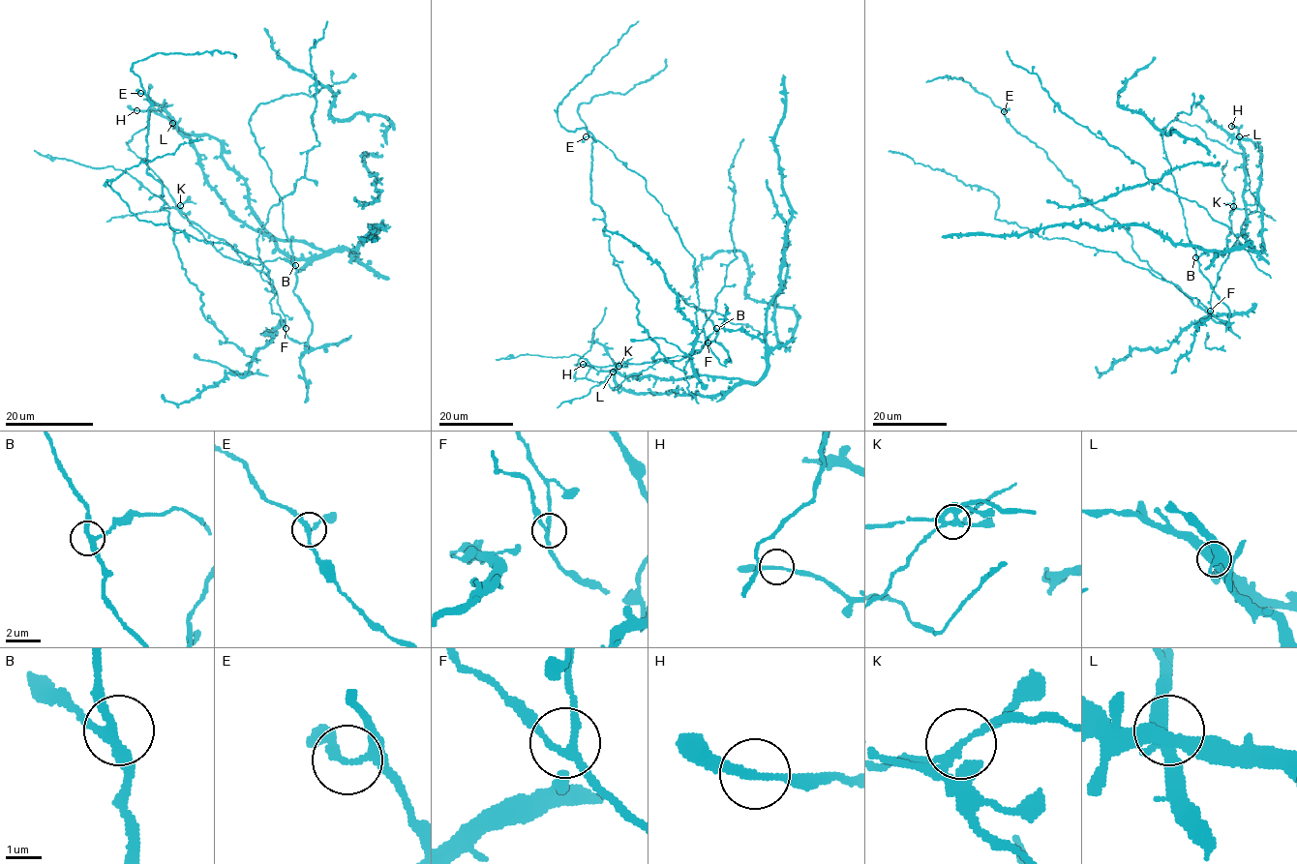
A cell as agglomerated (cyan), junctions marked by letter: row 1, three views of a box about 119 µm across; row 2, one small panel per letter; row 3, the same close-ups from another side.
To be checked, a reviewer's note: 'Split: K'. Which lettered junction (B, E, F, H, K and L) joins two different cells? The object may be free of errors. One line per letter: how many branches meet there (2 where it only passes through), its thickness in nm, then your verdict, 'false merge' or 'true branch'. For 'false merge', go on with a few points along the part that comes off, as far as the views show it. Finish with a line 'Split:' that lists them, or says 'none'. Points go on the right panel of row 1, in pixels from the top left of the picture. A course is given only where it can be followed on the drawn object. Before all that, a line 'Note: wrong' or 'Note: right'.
Note: right
B: 3 branches meet; 280 nm thick; true branch
E: 3 branches meet; 190 nm thick; true branch
F: 3 branches meet; 200 nm thick; true branch
H: 2 branches meet; 200 nm thick; true branch
K: 4 branches meet; 200 nm thick; false merge; foreign part runs (1233, 207), (1259, 211), (1275, 221)
L: 4 branches meet; 400 nm thick; true branch
Split: K

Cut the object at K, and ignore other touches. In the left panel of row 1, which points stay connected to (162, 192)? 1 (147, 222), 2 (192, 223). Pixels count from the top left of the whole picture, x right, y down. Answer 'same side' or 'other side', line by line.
1: same side
2: same side

